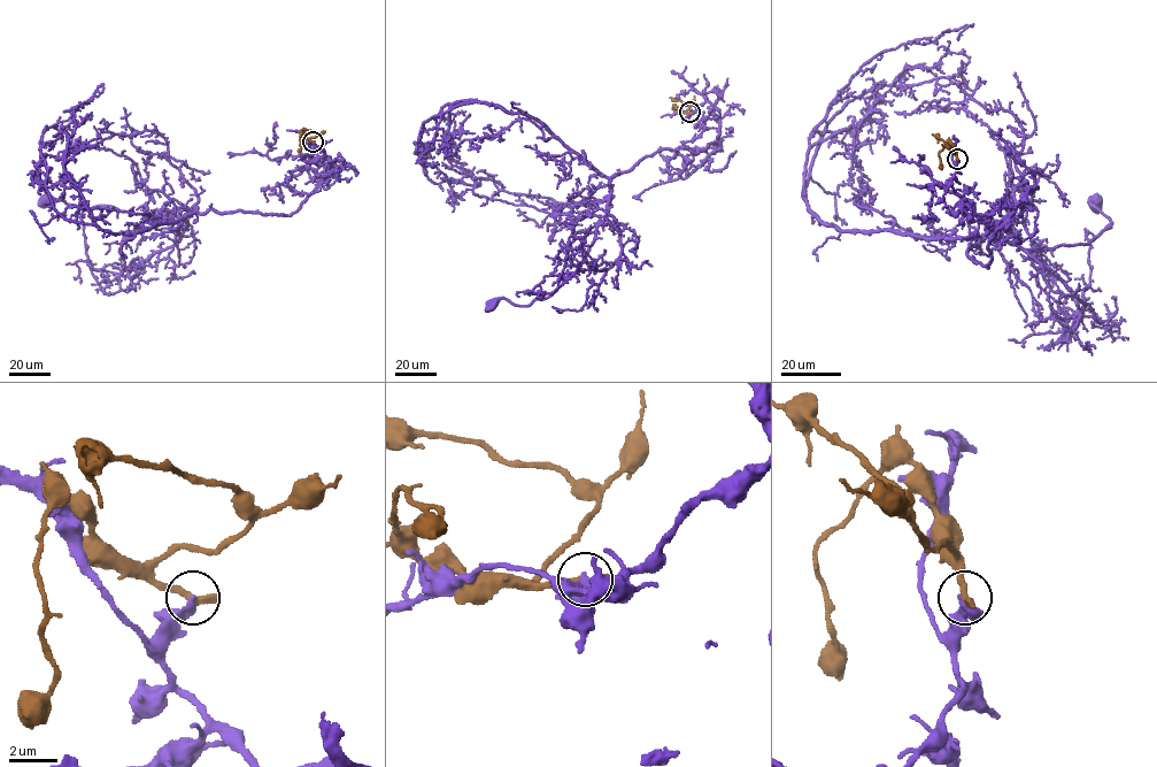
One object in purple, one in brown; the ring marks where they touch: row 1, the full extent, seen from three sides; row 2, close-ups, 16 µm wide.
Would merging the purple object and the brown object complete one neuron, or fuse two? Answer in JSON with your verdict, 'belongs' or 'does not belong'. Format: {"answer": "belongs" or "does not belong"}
{"answer": "does not belong"}

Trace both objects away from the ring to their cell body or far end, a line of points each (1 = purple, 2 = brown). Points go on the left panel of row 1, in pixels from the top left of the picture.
1: (313, 142), (310, 147), (332, 162), (331, 171), (290, 215), (200, 213), (195, 207), (166, 216), (48, 200)
2: (313, 142), (301, 132), (299, 152)

